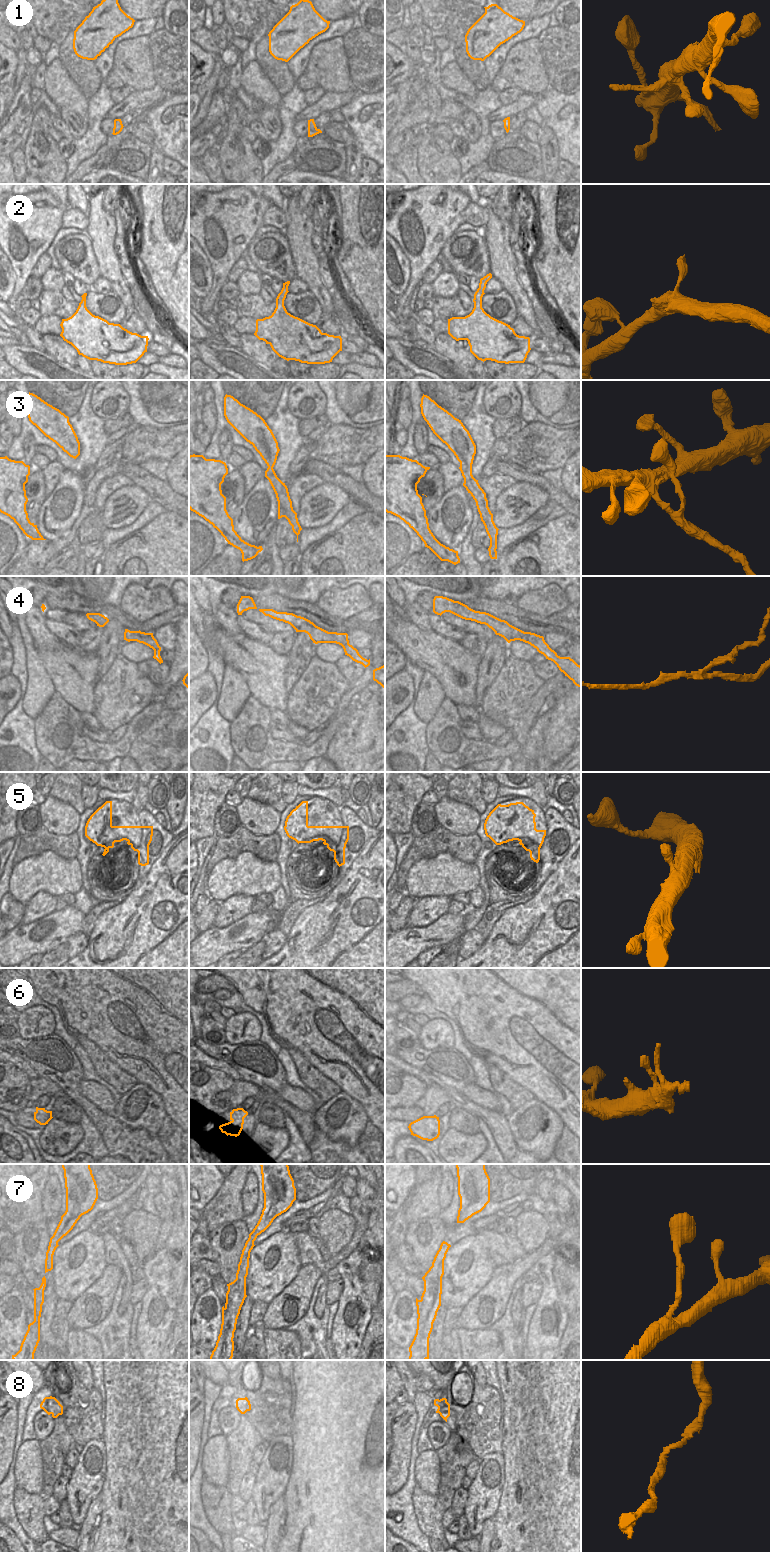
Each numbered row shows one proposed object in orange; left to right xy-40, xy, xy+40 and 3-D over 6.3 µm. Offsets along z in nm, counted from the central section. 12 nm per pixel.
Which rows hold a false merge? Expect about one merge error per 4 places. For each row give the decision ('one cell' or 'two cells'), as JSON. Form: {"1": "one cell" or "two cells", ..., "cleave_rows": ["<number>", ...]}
{"1": "one cell", "2": "one cell", "3": "two cells", "4": "two cells", "5": "one cell", "6": "one cell", "7": "one cell", "8": "one cell", "cleave_rows": ["3", "4"]}

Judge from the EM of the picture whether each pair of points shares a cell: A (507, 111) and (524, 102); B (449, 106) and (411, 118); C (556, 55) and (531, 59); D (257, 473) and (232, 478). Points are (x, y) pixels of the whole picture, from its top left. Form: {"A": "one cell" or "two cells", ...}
{"A": "one cell", "B": "one cell", "C": "two cells", "D": "two cells"}

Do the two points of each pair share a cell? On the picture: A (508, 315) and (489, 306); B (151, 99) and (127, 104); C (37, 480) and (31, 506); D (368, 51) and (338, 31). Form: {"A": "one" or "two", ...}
{"A": "one", "B": "one", "C": "one", "D": "two"}

